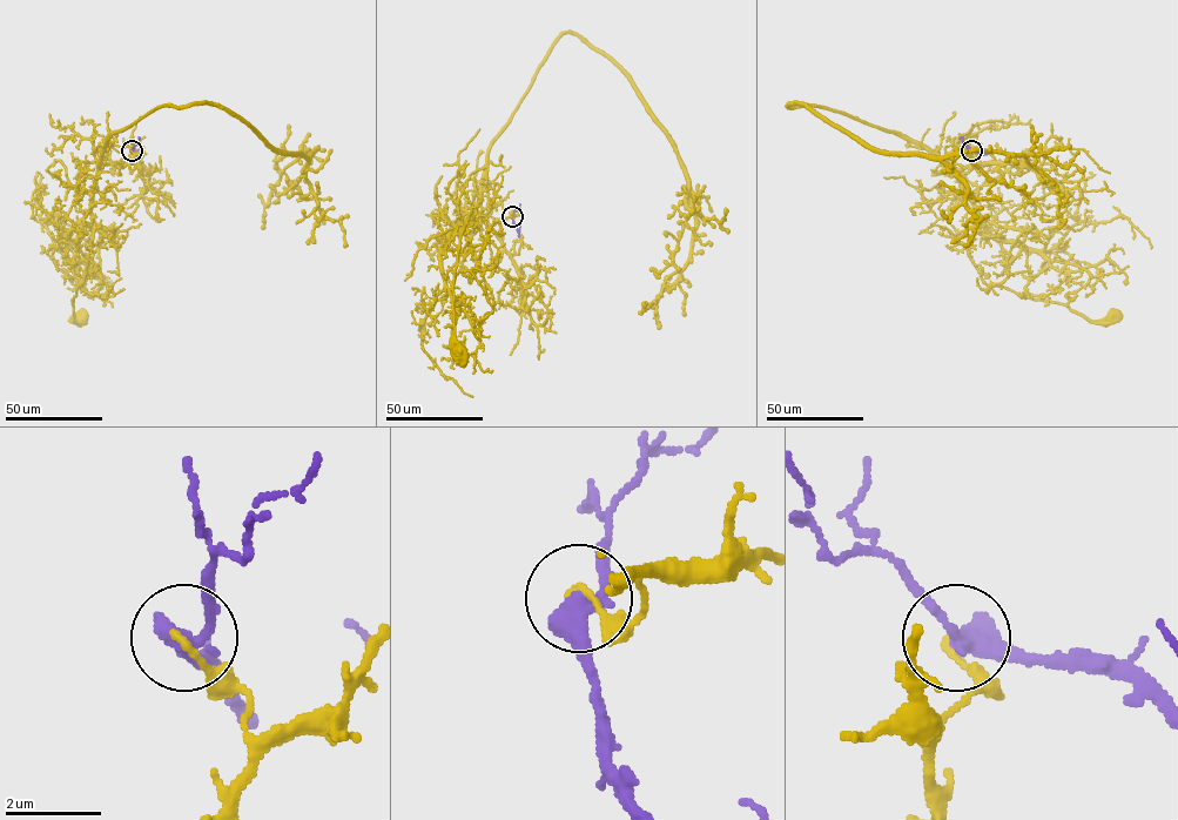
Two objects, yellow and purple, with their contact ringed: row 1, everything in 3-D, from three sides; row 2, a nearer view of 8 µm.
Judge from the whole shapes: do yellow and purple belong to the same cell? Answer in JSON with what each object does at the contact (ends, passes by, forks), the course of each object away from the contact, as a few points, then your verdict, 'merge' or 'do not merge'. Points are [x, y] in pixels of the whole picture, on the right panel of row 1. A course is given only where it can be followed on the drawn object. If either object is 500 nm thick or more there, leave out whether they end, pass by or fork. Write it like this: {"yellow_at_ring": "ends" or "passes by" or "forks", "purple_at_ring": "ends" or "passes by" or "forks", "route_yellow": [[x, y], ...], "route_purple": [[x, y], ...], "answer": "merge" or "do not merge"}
{"yellow_at_ring": "ends", "purple_at_ring": "passes by", "route_yellow": [[971, 150], [980, 165], [958, 172], [977, 215], [967, 248], [982, 279], [1094, 322], [1112, 316]], "route_purple": [[971, 150], [987, 153], [980, 149]], "answer": "do not merge"}

